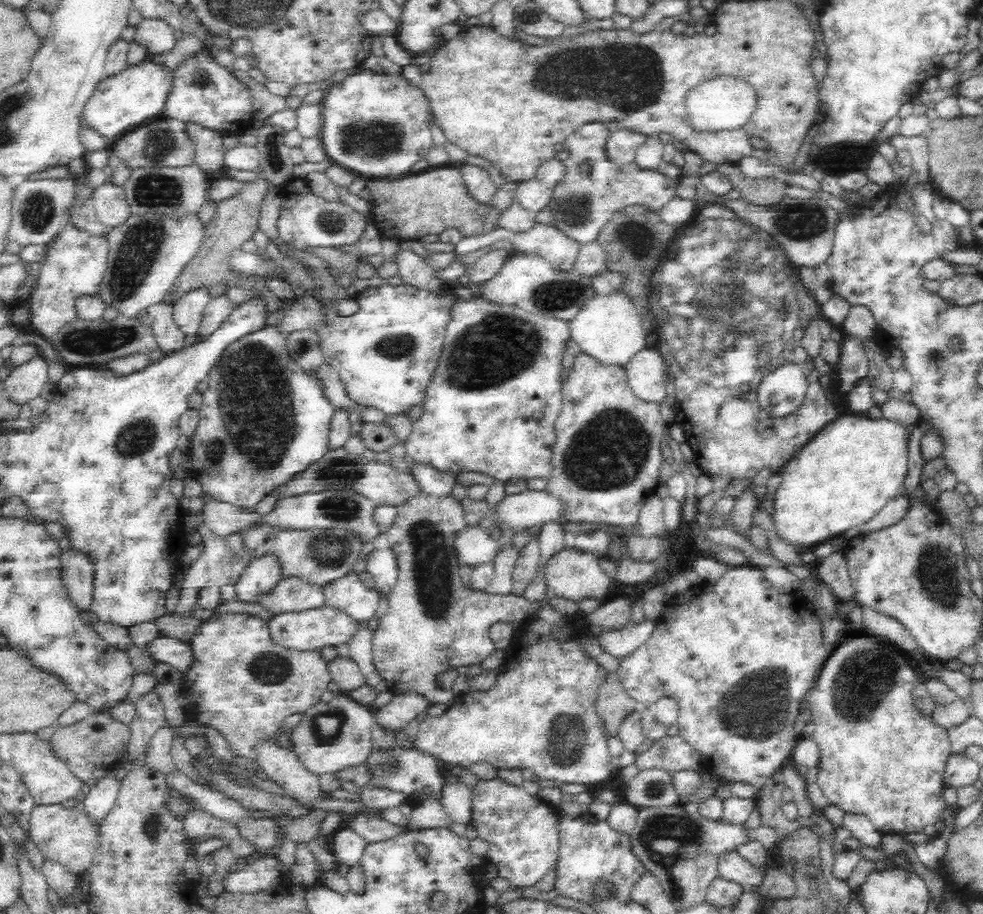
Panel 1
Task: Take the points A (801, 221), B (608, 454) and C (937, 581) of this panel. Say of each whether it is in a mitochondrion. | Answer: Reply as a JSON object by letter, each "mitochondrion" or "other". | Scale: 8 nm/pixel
{"A":"mitochondrion","B":"mitochondrion","C":"mitochondrion"}

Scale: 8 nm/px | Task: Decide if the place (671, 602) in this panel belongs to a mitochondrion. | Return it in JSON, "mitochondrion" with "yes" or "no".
{"mitochondrion":"no"}

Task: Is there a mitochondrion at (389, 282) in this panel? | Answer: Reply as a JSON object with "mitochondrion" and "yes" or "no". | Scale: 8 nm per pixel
{"mitochondrion":"no"}

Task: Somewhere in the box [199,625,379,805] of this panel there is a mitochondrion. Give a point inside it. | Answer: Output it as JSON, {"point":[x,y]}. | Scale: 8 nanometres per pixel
{"point":[327,727]}

